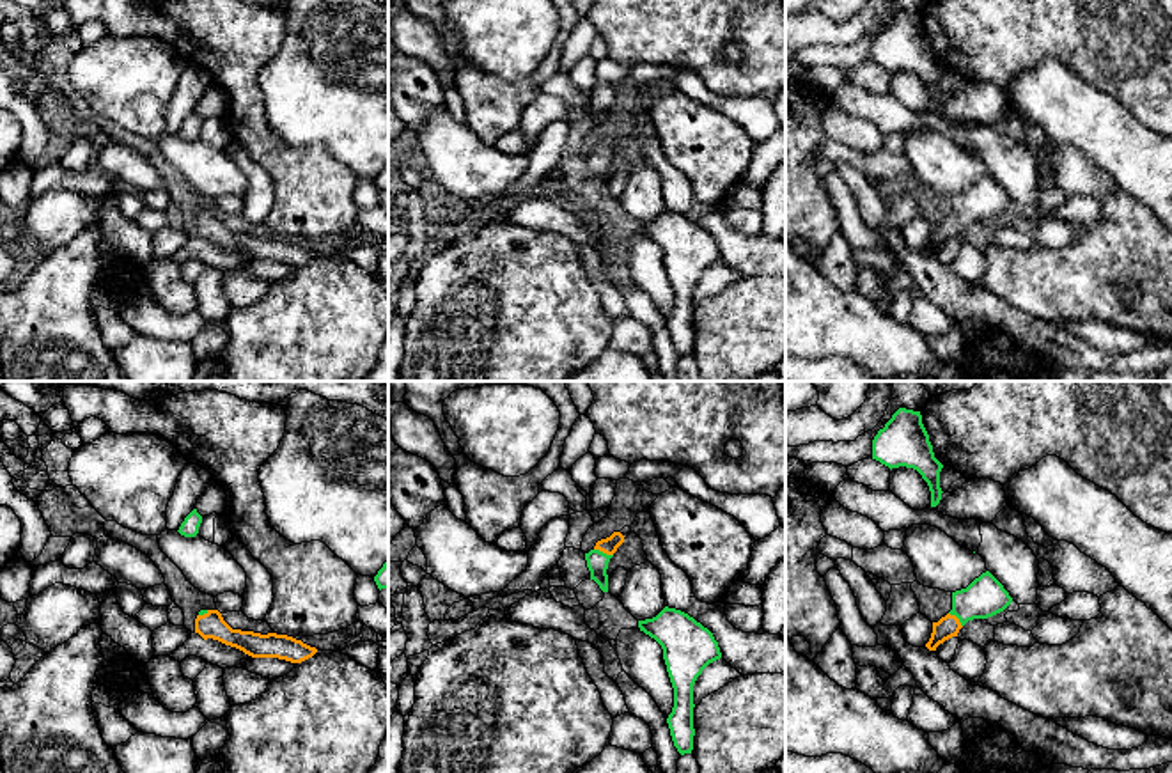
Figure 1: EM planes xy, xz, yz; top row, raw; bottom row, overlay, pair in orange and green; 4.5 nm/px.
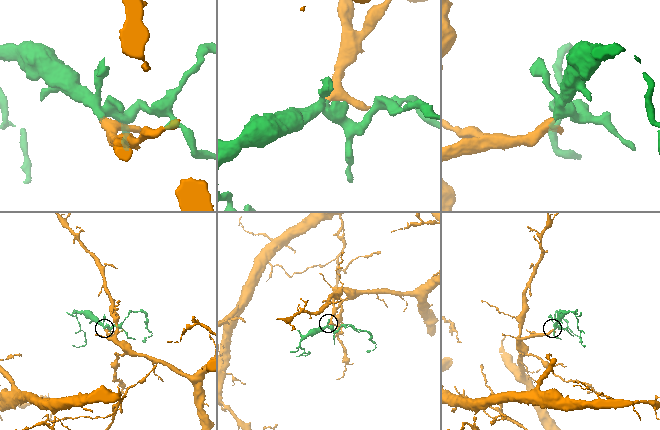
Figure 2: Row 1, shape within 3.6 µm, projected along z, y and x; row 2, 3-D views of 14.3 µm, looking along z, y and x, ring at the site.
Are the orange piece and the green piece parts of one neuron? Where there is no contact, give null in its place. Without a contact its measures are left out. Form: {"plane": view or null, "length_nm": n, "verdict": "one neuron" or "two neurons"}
{"plane": "xz", "length_nm": 90, "verdict": "one neuron"}

